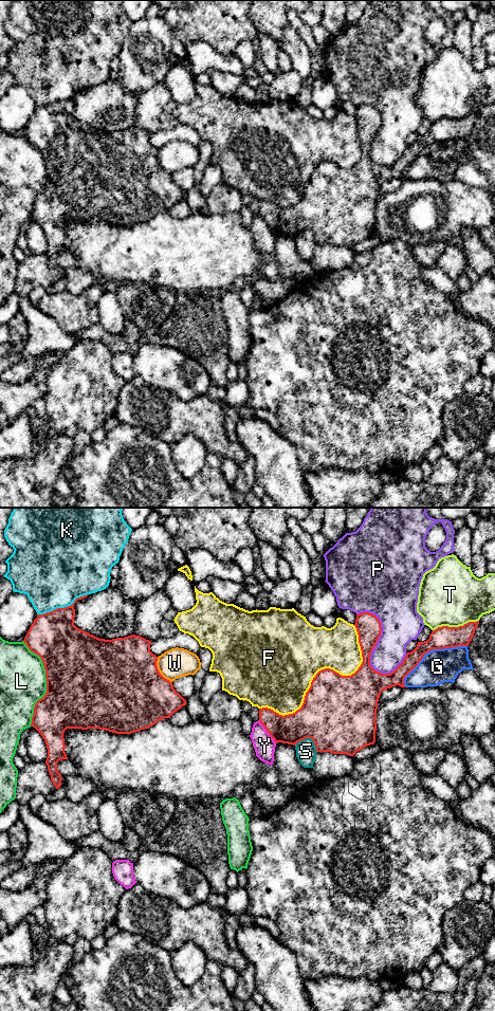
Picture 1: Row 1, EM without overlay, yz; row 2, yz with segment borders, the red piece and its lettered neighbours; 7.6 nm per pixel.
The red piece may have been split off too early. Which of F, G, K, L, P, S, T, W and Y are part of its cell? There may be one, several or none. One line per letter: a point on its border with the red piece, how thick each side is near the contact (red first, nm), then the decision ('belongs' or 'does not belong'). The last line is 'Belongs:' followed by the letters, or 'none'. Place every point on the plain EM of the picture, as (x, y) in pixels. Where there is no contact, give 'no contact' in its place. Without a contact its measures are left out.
F: yz (322, 162) | 400/480 nm | does not belong
G: yz (429, 143) | 170/260 nm | does not belong
K: yz (62, 100) | 360/480 nm | does not belong
L: yz (47, 175) | 500/360 nm | does not belong
P: yz (377, 133) | 190/300 nm | does not belong
S: yz (309, 230) | 480/160 nm | does not belong
T: yz (455, 120) | 170/460 nm | does not belong
W: yz (158, 163) | 500/220 nm | does not belong
Y: yz (267, 223) | 220/160 nm | does not belong
Belongs: none

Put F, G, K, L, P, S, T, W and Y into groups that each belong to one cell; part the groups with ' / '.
F / G / K / L / P / S / T / W / Y

